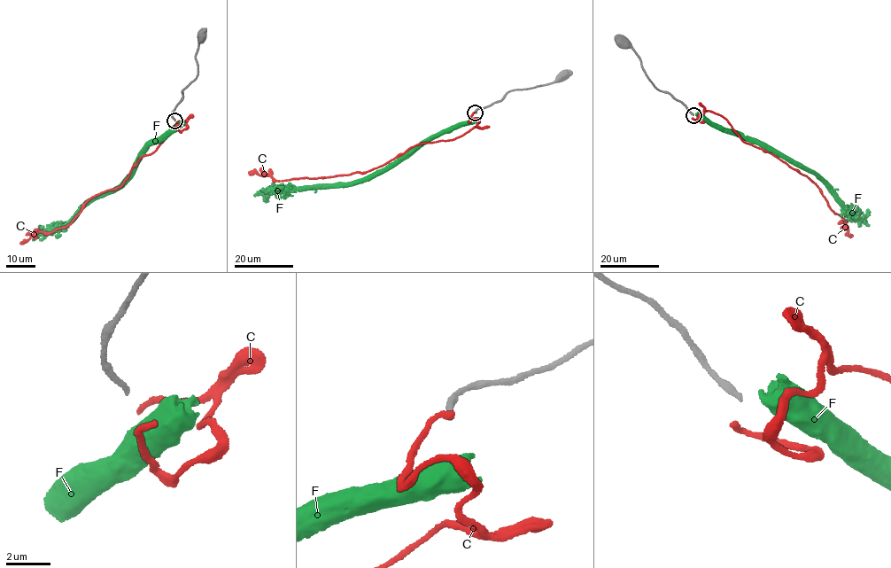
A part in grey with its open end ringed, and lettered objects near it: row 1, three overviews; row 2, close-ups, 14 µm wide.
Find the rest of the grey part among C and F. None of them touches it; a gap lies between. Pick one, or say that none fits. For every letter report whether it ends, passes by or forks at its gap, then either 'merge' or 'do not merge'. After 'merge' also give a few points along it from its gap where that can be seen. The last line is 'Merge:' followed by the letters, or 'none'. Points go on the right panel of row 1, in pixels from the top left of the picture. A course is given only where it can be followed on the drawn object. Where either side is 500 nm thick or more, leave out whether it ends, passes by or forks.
C: it ends; do not merge
F: do not merge
Merge: none

